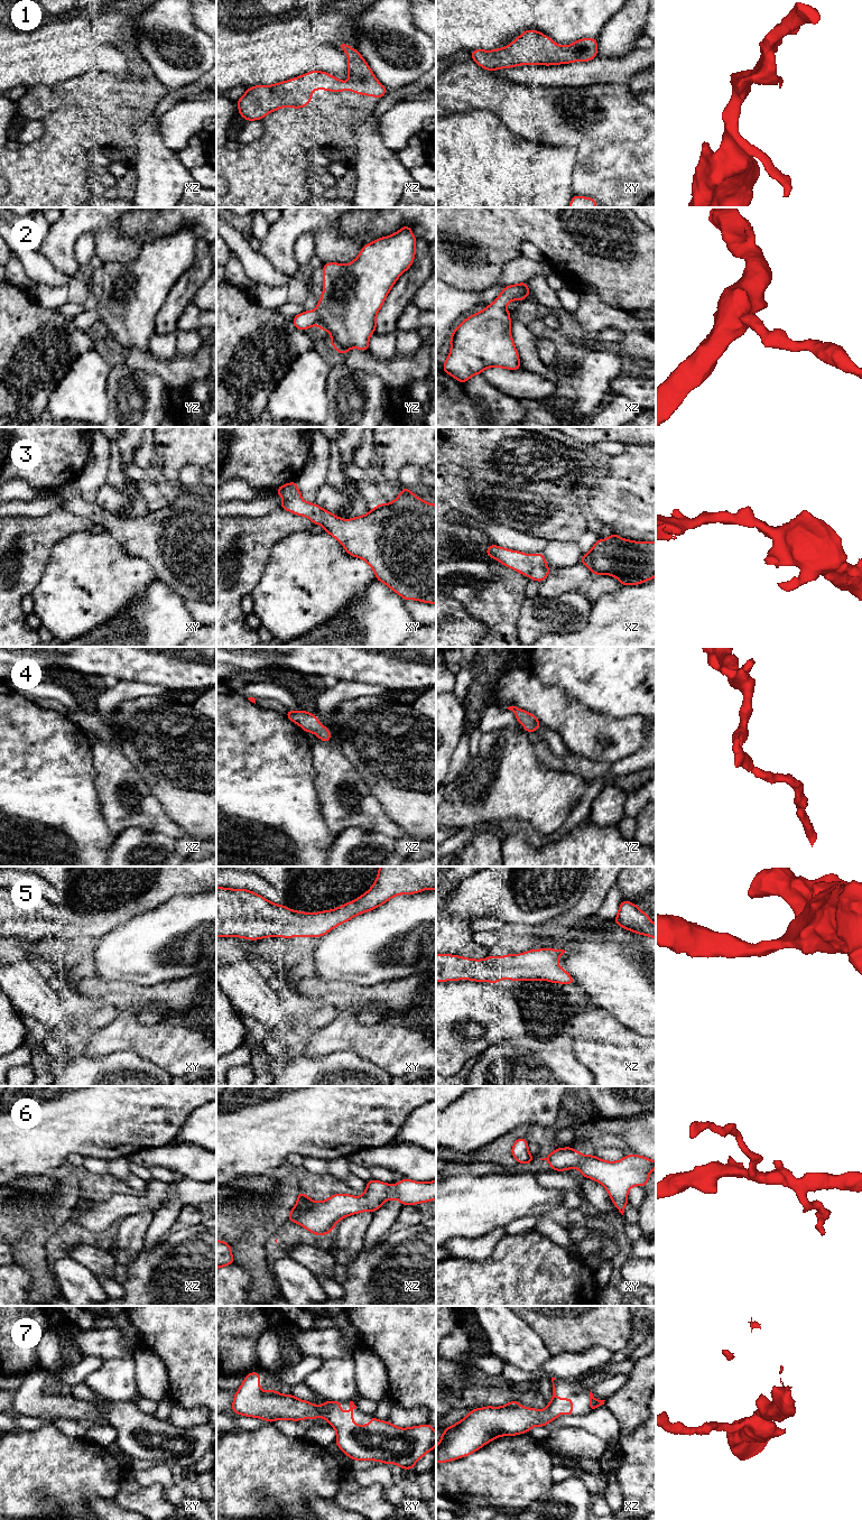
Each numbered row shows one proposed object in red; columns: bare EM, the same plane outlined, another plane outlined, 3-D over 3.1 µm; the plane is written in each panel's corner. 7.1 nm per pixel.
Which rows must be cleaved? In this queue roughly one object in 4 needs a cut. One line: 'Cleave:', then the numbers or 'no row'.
Cleave: no row

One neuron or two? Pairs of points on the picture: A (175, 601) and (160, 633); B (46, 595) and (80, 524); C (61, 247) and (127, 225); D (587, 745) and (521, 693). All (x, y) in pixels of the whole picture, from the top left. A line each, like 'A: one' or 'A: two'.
A: one
B: two
C: two
D: one

